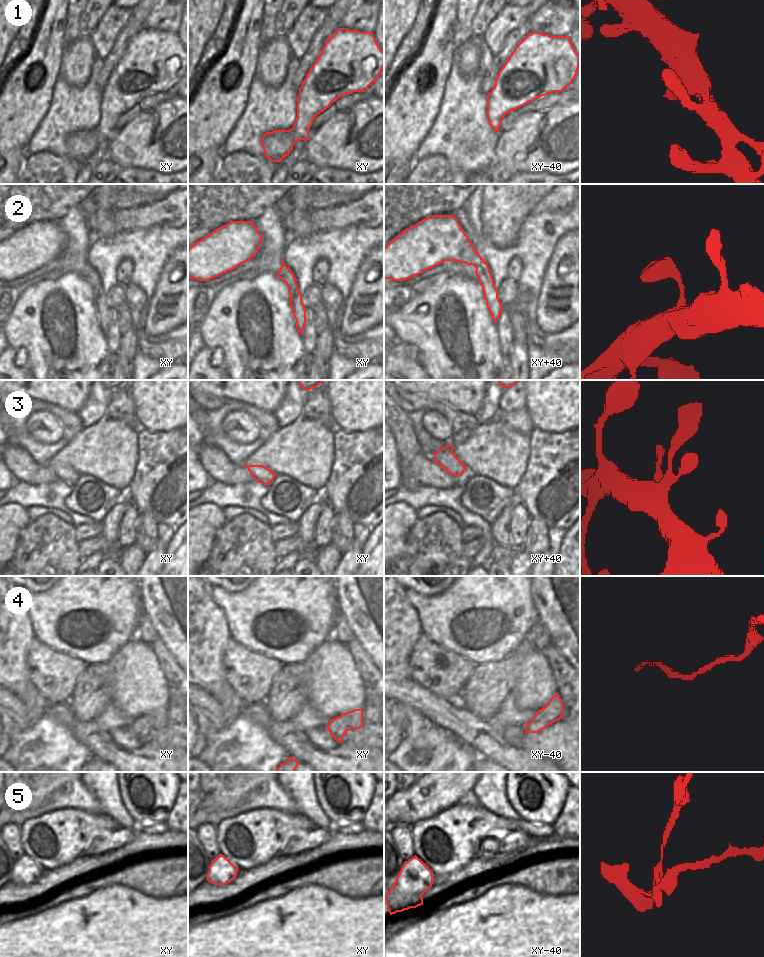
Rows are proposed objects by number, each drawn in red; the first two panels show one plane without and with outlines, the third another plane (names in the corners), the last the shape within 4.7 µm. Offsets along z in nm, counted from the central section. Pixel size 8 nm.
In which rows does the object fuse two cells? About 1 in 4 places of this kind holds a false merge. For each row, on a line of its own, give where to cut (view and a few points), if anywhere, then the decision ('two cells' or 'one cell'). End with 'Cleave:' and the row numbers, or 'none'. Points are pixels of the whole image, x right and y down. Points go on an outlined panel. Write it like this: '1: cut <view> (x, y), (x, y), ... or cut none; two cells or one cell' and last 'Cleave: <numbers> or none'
1: cut none; one cell
2: cut none; one cell
3: cut none; one cell
4: cut none; one cell
5: cut xy (226, 859), (236, 868); two cells
Cleave: 5

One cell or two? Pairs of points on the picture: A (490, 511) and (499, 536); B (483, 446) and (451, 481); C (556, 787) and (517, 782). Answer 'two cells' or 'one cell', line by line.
A: two cells
B: two cells
C: one cell

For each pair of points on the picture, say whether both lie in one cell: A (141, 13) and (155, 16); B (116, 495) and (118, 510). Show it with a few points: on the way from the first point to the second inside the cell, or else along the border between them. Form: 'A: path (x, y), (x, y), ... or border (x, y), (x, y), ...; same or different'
A: border (151, 10), (145, 19), (144, 27); different
B: border (125, 494), (106, 514), (103, 520); different

